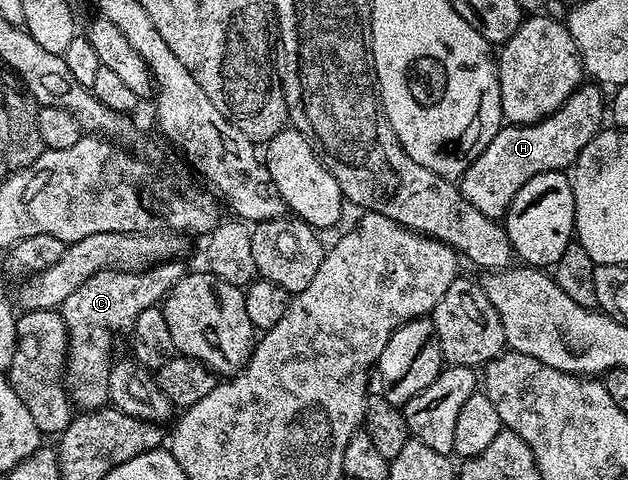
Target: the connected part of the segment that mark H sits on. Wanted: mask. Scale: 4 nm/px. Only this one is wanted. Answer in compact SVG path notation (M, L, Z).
M583 82L556 111L548 114L548 118L535 124L506 124L503 126L492 138L492 142L488 142L488 146L482 151L480 158L476 158L476 162L472 162L472 166L468 166L468 170L464 170L464 174L460 178L462 196L468 198L468 202L472 202L472 206L476 206L476 210L480 210L480 214L501 221L512 206L512 198L516 198L516 194L520 194L520 186L524 186L524 182L532 182L532 178L536 178L536 174L561 172L569 169L580 154L580 150L584 150L584 146L588 146L588 142L592 142L592 138L597 132L603 131L602 119L605 121L608 116L608 100L605 95L602 97L601 91L603 92L603 89L597 83Z

